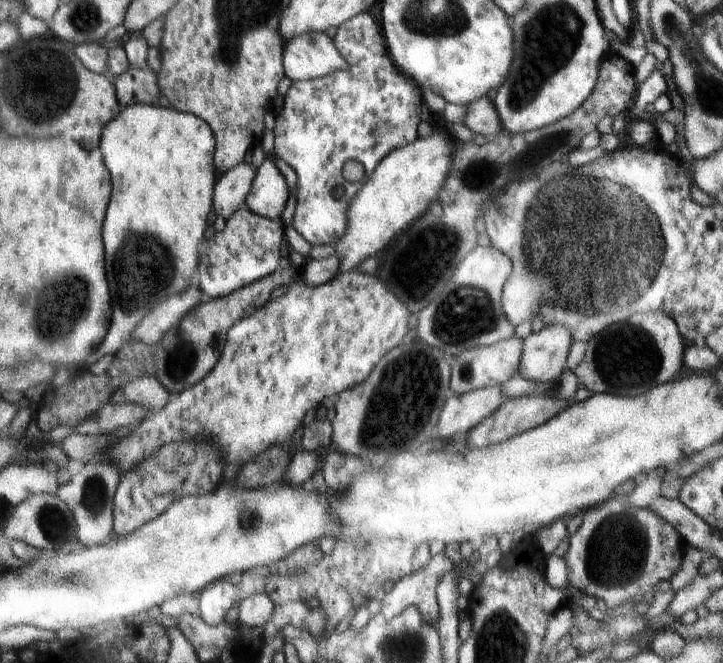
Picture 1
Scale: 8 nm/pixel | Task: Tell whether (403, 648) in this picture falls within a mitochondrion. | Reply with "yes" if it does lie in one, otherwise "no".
yes

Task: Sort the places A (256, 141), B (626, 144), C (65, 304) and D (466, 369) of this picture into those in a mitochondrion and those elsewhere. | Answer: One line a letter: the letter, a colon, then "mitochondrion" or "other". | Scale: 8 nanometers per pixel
A: other
B: other
C: mitochondrion
D: mitochondrion

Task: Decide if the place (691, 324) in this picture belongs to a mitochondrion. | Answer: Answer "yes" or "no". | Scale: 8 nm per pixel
no

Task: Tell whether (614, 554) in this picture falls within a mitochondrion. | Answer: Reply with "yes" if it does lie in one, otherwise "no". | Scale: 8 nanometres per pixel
yes

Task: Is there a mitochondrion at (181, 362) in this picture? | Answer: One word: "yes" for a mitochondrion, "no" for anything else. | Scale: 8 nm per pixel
yes

